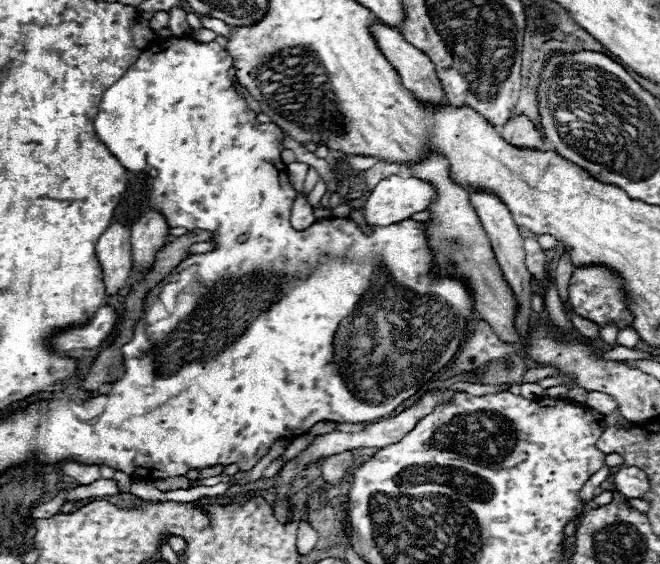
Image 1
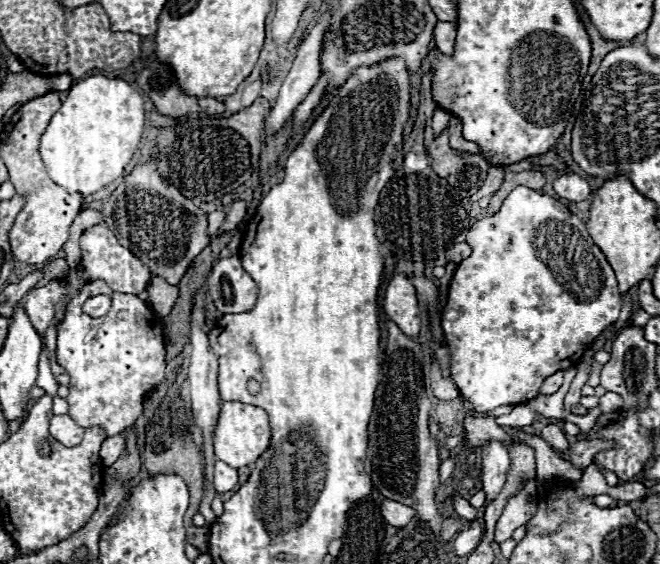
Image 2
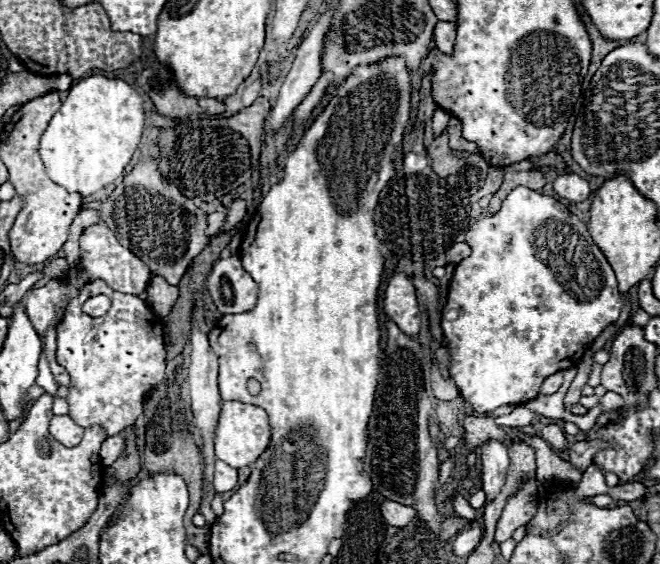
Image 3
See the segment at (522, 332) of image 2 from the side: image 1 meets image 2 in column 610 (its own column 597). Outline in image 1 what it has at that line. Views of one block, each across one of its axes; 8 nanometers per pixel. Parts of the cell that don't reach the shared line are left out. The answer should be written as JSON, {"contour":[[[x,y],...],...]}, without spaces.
{"contour":[[[586,268],[586,270],[574,270],[570,286],[568,286],[568,302],[572,310],[586,318],[596,322],[598,326],[604,326],[608,322],[616,322],[616,326],[622,330],[626,326],[632,326],[632,314],[624,306],[624,292],[622,292],[622,280],[612,274],[606,268]]]}

